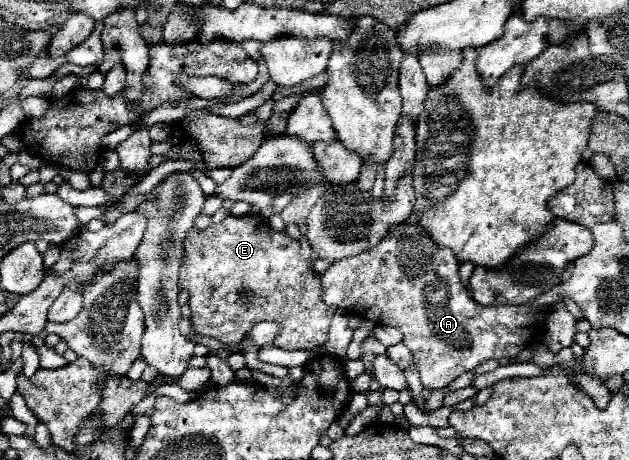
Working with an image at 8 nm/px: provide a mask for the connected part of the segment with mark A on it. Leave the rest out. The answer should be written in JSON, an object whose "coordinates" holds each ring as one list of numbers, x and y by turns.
{"coordinates":[[406,221,388,229,386,239,382,239,370,251,334,261,334,265,322,275,322,299,326,305,342,307,352,315,358,313,362,319,370,319,378,325,398,327,404,333,404,343,412,351,414,363,420,369,422,385,430,389,446,387,456,377,476,369,488,359,516,357,532,341,538,341,542,337,546,319,546,311,540,311,532,305,476,305,470,293,462,287,462,281,458,277,458,261,452,251,448,251,448,247,436,247,436,243,428,239,428,231,424,231,420,223]]}

